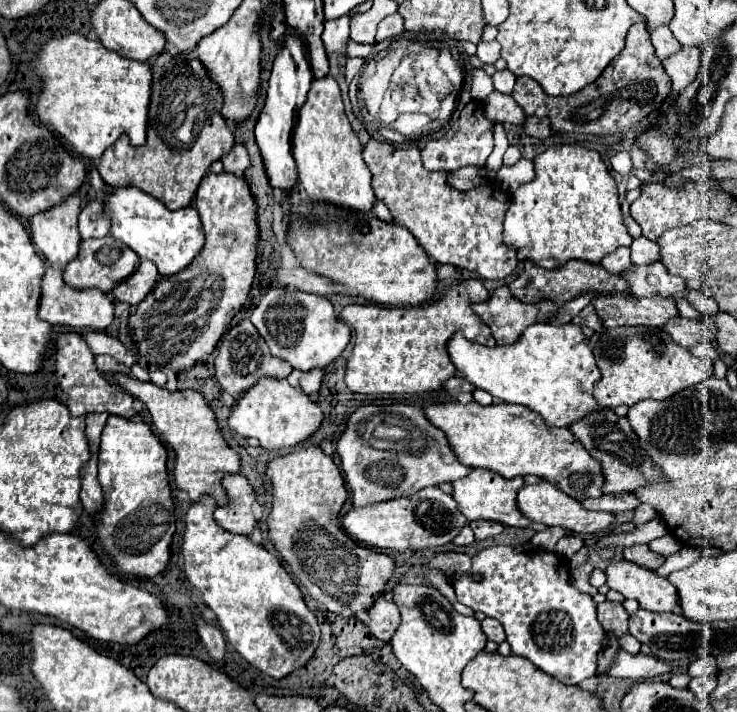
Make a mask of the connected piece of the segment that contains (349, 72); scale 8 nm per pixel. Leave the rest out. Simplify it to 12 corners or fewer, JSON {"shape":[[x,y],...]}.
{"shape":[[351,57],[347,61],[347,81],[363,69],[367,59]]}

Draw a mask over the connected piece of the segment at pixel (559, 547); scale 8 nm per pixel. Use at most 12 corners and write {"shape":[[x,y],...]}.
{"shape":[[579,535],[563,537],[555,553],[569,559],[585,541]]}

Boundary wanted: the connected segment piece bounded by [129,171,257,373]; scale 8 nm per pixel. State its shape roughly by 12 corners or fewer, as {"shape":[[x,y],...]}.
{"shape":[[207,173],[201,255],[129,317],[139,363],[211,355],[255,277],[243,177]]}

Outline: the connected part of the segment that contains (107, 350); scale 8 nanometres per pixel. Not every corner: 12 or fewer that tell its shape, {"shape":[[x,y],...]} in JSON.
{"shape":[[103,331],[83,333],[95,355],[111,355],[131,367],[135,355]]}

